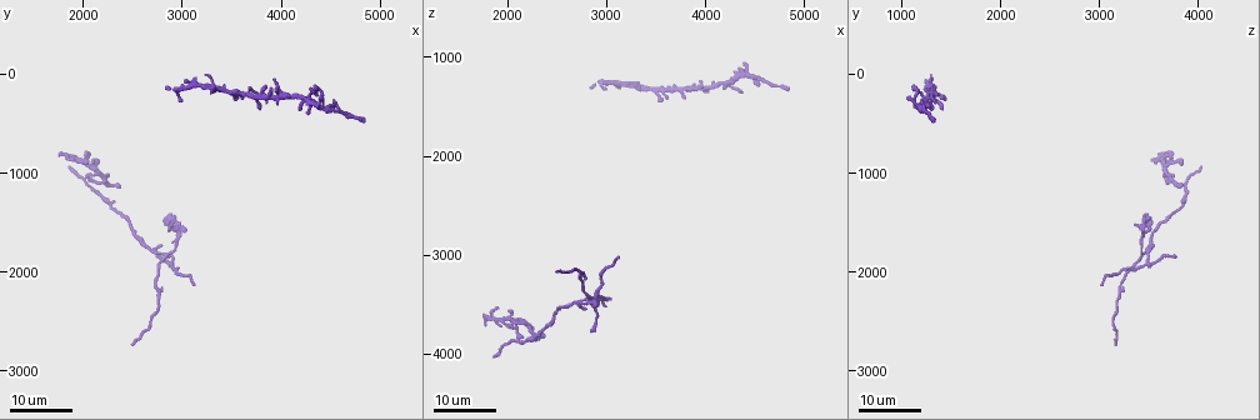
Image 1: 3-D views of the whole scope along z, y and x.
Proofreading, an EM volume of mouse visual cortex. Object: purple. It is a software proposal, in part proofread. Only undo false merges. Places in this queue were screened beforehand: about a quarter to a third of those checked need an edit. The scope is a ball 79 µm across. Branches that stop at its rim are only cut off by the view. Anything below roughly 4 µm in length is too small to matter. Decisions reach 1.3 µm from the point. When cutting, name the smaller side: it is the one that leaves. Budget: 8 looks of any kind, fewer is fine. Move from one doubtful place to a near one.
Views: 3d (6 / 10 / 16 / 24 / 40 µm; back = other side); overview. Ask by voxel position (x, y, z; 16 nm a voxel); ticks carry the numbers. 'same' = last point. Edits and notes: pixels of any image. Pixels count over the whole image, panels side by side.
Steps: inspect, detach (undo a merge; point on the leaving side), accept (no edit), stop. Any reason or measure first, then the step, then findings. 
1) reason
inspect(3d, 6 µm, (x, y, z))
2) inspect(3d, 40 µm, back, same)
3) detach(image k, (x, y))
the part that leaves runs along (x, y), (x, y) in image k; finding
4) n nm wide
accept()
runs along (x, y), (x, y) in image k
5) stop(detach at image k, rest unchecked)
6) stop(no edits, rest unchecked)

calibre changes
inspect(3d, 16 µm, (4520, 340, 1180))

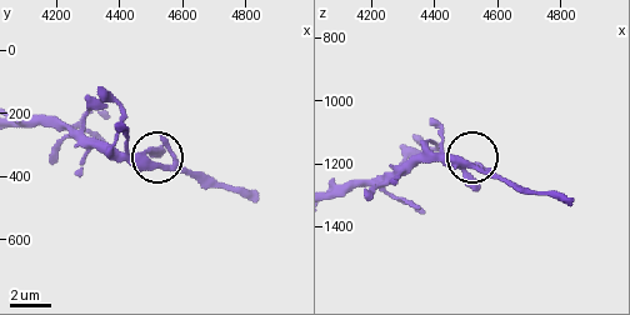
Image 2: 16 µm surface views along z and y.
inspect(3d, 10 µm, (4510, 360, 1200))

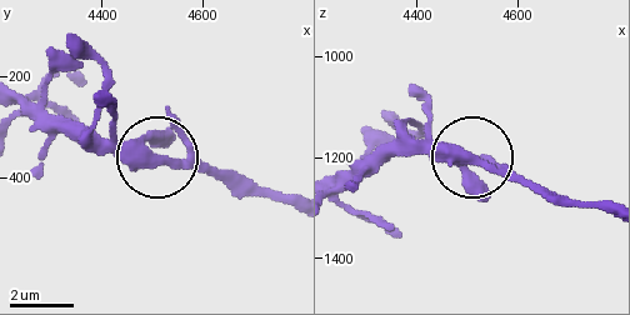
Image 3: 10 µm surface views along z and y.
accept()
runs along (339, 191), (404, 154), (468, 154), (509, 165), (546, 191) in image 3; continuous, no second cell

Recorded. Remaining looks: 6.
arms part here
inspect(3d, 24 µm, (3540, 180, 1320))

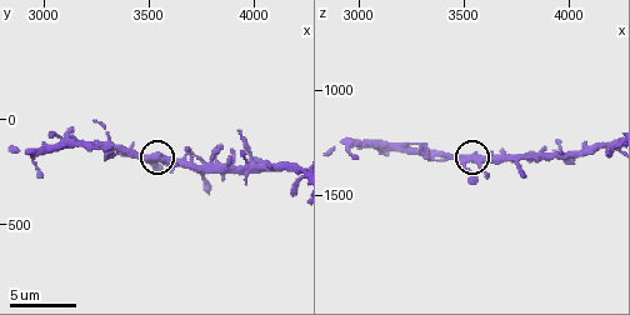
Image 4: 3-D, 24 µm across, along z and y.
inspect(3d, 6 µm, (3500, 180, 1310))

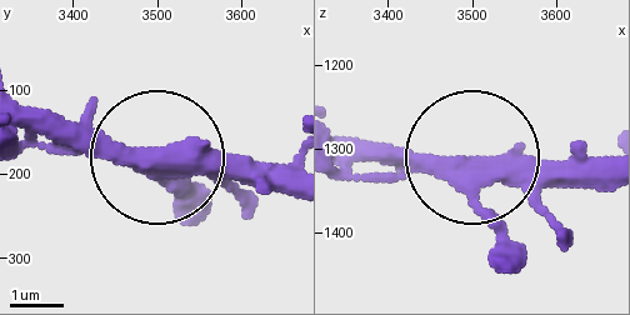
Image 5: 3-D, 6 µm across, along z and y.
380 nm wide
accept()
runs along (494, 270), (480, 154), (601, 168) in image 5; one cell here

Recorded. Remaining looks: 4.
arms run side by side
inspect(3d, 24 µm, (2960, 1660, 3440))

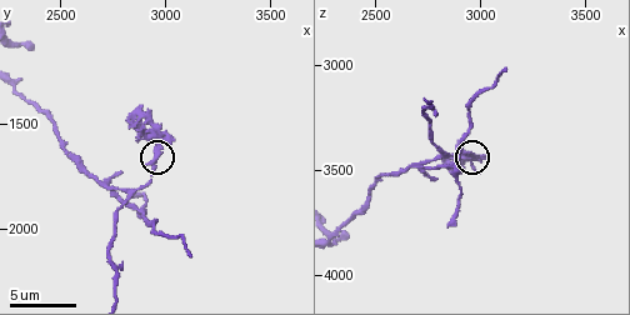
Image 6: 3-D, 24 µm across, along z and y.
zoom in
inspect(3d, 6 µm, same)

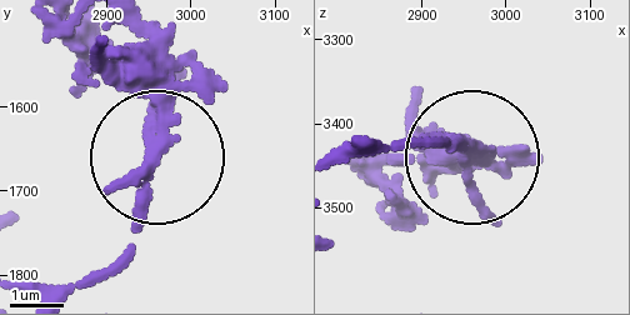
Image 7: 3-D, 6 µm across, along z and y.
210 nm wide
detach(image 7, (165, 124))
the part that leaves runs along (135, 196), (149, 146), (140, 26) in image 7; two cells meet here

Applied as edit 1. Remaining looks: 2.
calibre changes
inspect(3d, 24 µm, (2160, 1240, 3880))

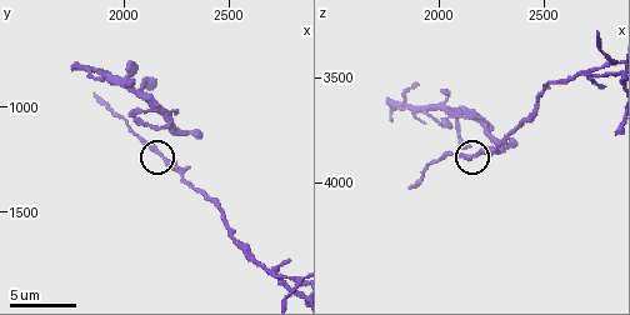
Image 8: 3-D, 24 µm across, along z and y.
inspect(3d, 10 µm, (2180, 1230, 3860))

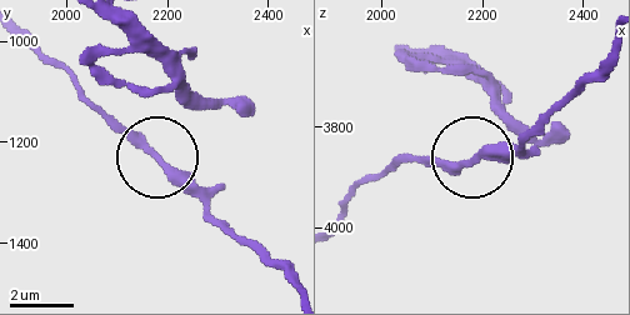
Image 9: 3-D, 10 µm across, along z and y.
accept()
runs along (288, 279), (80, 88) in image 9; continuous, no second cell

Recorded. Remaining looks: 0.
stop(detach at image 7, rest unchecked)

